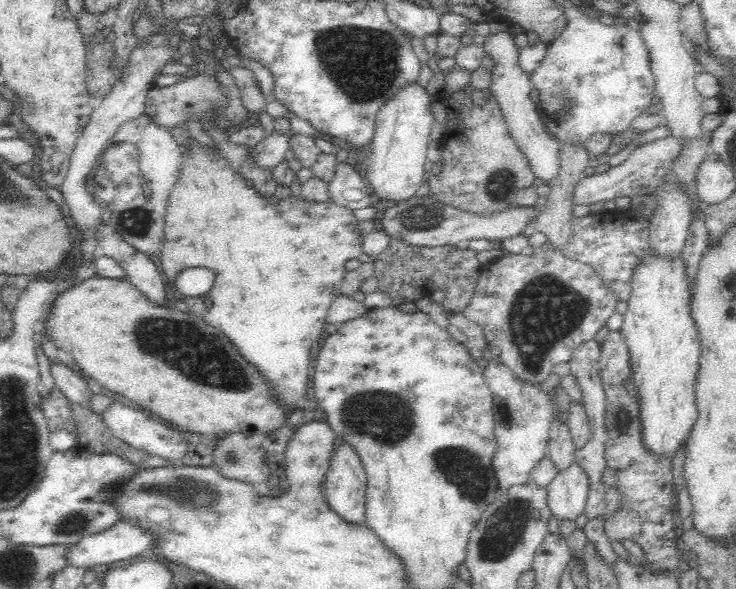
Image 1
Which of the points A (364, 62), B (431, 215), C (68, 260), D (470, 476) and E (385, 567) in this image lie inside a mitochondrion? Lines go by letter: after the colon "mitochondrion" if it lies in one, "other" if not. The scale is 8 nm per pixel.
A: mitochondrion
B: other
C: other
D: mitochondrion
E: other

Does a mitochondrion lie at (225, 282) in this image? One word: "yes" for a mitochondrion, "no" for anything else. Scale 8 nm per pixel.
no

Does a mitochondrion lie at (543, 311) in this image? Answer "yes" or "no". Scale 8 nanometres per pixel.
yes

